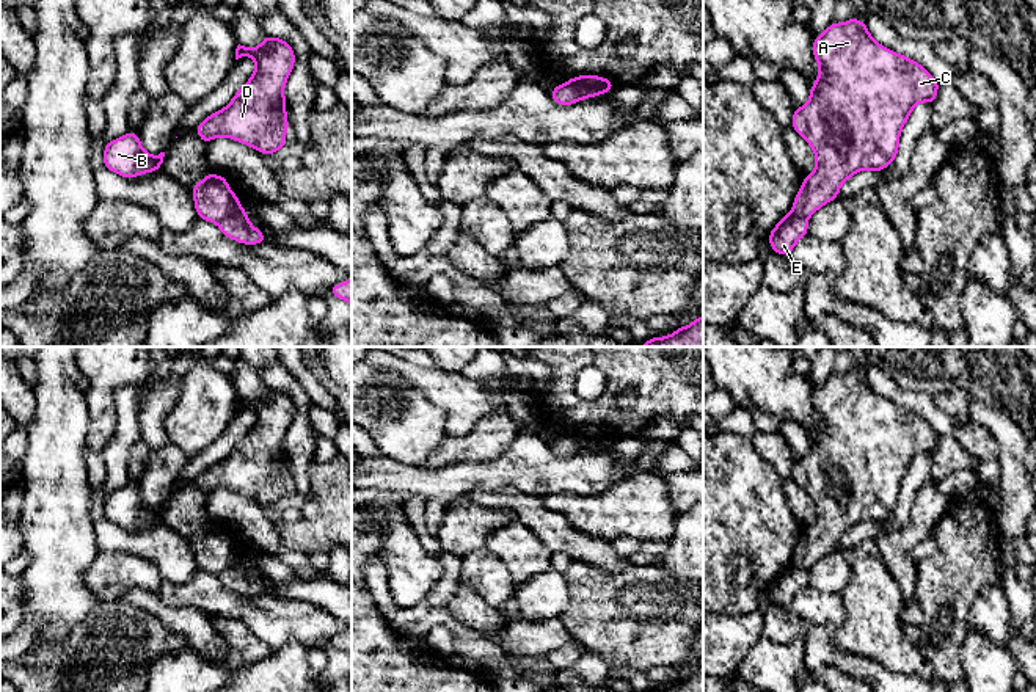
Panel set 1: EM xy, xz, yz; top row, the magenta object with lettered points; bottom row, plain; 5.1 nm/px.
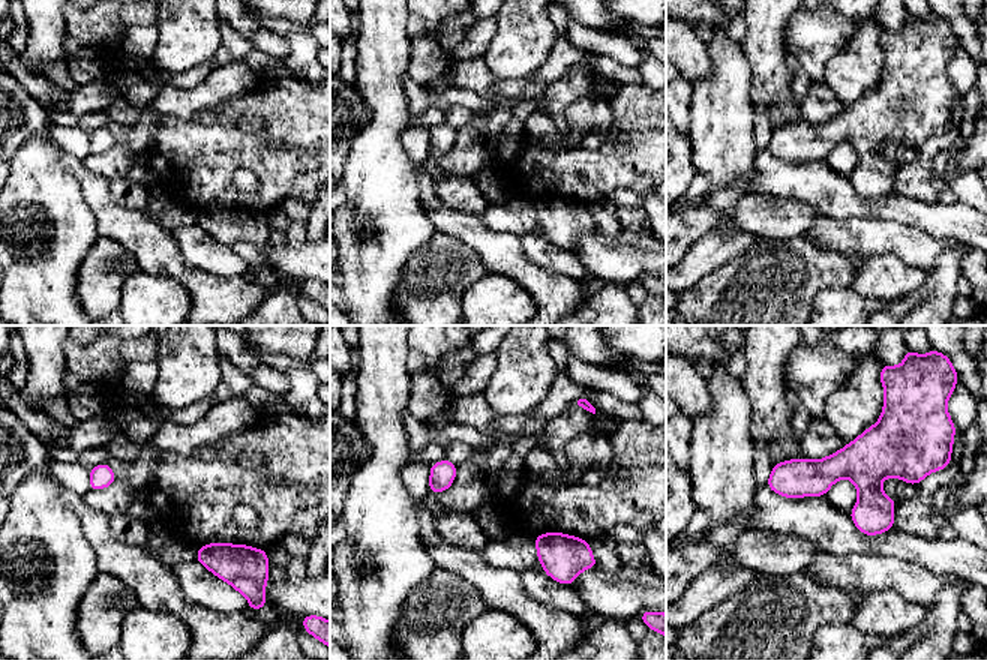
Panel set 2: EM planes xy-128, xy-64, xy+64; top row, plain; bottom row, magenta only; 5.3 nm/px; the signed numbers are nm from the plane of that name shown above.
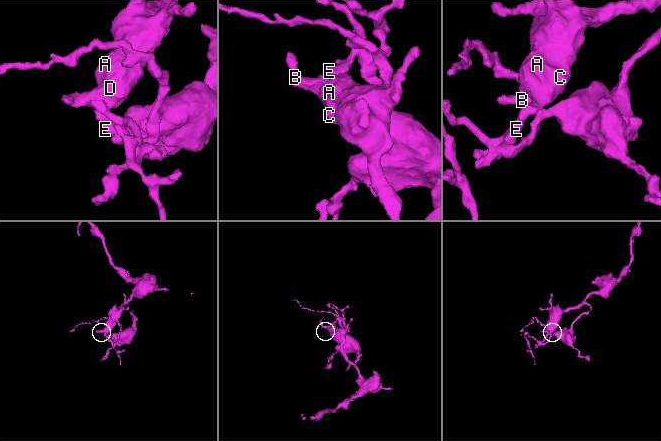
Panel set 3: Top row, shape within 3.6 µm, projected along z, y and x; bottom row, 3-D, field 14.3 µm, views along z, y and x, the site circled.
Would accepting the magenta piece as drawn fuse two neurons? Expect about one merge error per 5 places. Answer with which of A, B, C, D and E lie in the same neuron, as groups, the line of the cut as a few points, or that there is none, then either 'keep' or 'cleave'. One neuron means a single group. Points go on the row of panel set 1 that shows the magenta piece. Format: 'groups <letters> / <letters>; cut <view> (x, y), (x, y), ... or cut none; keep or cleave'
groups A B C D / E; cut xy (240, 207), (217, 223); cleave

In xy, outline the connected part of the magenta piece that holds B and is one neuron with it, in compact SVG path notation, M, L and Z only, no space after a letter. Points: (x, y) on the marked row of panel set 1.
M129 132L105 144L104 166L122 177L138 177L143 173L162 169L165 152L149 155L140 143L138 132Z

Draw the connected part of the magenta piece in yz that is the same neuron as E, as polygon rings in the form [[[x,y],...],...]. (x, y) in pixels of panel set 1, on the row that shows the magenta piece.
[[[790,212],[769,232],[772,253],[791,256],[794,245],[808,234],[807,220]]]

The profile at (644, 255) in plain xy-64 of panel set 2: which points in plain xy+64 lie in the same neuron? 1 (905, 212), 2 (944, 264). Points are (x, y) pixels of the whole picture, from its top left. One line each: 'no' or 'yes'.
1: no
2: no

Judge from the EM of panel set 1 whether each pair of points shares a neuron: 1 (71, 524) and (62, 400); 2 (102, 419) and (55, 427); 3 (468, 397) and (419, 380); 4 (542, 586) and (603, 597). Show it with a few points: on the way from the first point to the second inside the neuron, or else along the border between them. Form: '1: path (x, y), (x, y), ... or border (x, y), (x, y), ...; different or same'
1: path (63, 493), (62, 432); same
2: border (83, 393), (88, 418), (88, 446); different
3: path (455, 394), (432, 383); same
4: border (564, 573), (569, 606), (559, 617); different

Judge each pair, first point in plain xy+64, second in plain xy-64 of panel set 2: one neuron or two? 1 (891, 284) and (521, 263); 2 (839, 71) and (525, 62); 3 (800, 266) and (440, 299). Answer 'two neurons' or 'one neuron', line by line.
1: two neurons
2: one neuron
3: one neuron

